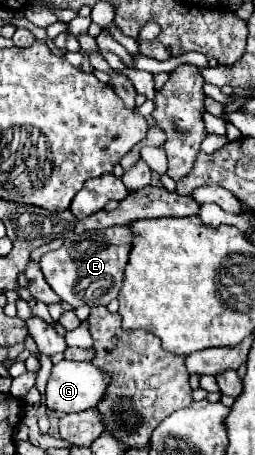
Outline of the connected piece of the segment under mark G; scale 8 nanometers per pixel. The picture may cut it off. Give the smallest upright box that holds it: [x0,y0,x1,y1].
[46,360,110,412]

